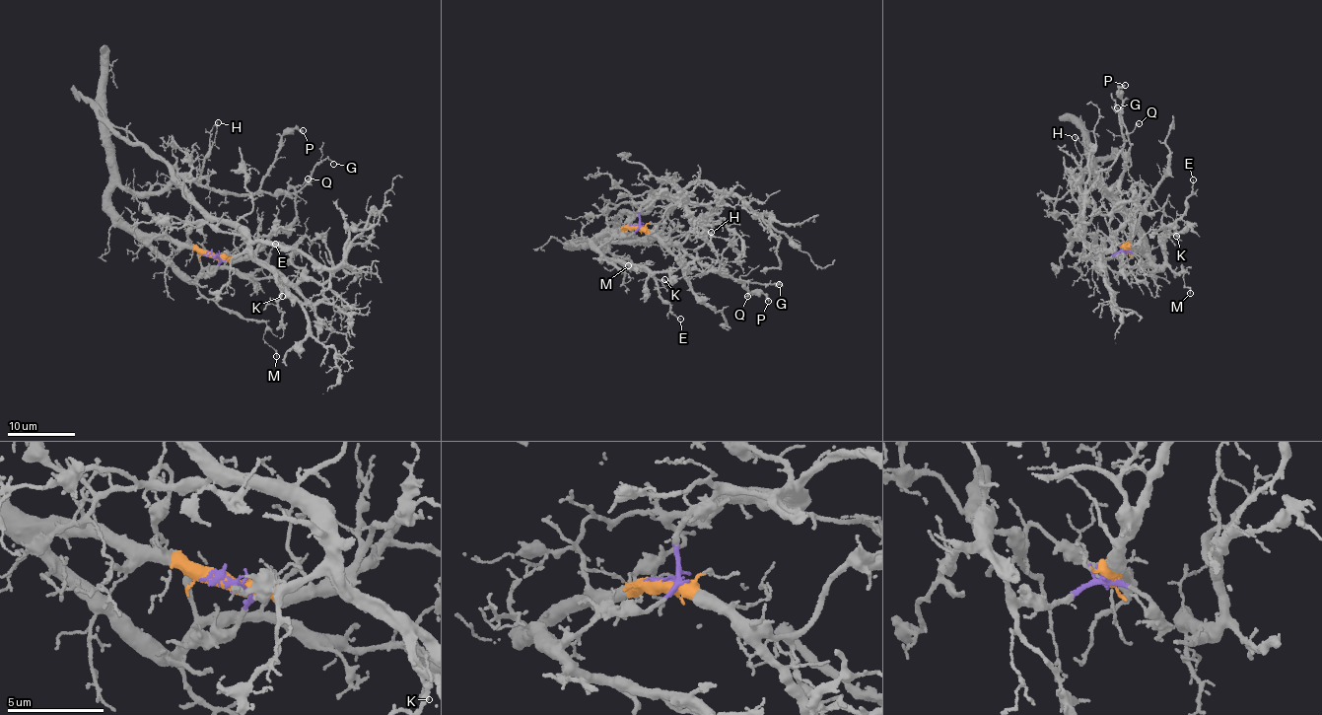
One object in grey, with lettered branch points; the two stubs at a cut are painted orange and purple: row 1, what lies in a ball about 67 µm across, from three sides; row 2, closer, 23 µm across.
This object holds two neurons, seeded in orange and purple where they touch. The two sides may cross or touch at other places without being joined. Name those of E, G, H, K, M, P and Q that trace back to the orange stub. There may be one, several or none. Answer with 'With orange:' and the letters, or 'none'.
With orange: E, G, H, K, M, P, Q

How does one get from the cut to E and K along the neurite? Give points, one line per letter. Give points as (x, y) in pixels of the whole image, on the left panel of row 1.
E: (210, 255), (169, 239), (150, 243), (192, 279), (207, 270), (250, 274), (275, 243)
K: (210, 255), (169, 239), (150, 243), (192, 279), (207, 270), (236, 268), (256, 279), (273, 277), (282, 296)

